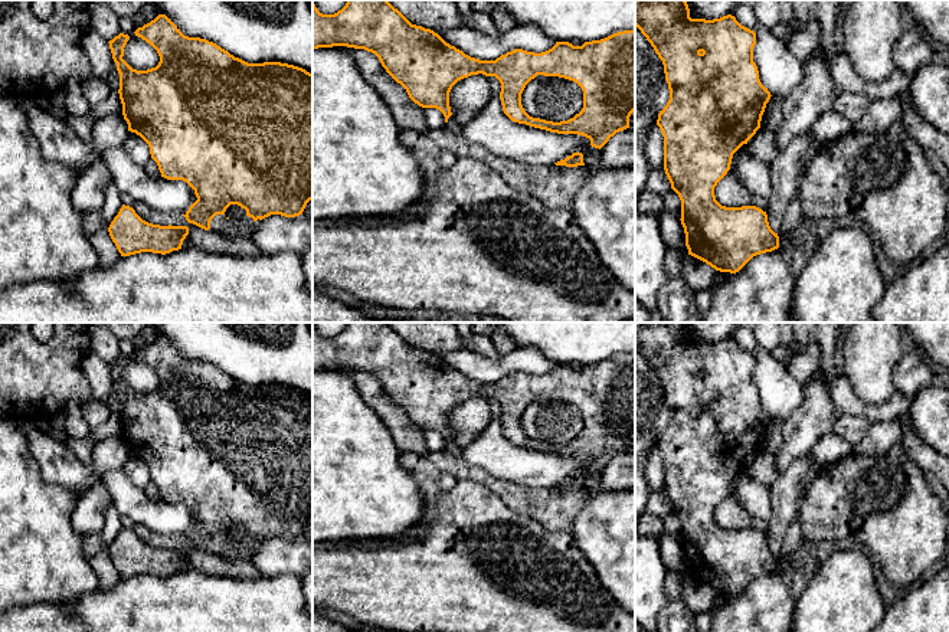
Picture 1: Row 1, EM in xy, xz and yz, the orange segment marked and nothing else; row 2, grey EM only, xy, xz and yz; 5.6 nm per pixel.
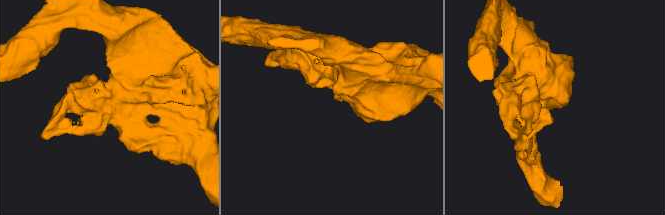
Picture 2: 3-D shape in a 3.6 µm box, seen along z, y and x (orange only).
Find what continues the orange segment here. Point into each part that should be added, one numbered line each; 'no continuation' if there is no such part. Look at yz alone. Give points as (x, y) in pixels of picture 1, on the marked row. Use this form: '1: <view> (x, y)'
no continuation

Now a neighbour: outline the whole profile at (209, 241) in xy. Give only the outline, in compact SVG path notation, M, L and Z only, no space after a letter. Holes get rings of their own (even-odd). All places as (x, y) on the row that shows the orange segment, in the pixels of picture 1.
M135 202L135 213L145 222L160 226L187 226L192 245L209 252L226 252L233 255L256 255L261 250L252 239L230 239L223 235L204 230L193 223L189 223L183 215L170 215L156 212L143 203Z

